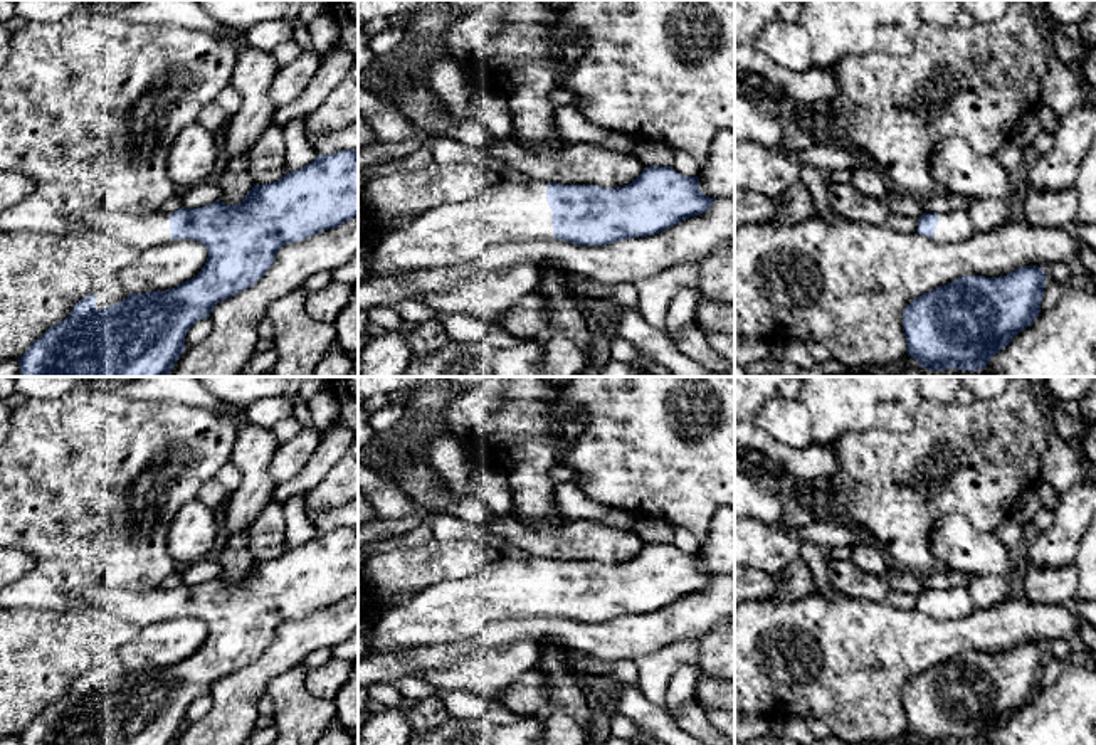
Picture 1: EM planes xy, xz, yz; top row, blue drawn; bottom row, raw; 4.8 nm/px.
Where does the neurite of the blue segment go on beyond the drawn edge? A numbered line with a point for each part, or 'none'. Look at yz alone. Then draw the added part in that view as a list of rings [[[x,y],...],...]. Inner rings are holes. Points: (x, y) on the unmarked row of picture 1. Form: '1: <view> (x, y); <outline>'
1: yz (953, 602); [[[967,587],[938,589],[938,602],[933,617],[963,619],[975,610]]]

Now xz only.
1: xz (451, 609); [[[509,558],[482,565],[476,573],[445,579],[419,590],[407,602],[358,621],[358,636],[371,653],[390,646],[412,647],[452,642],[481,632],[487,624],[519,616],[553,616],[553,589],[546,579],[546,558]]]

